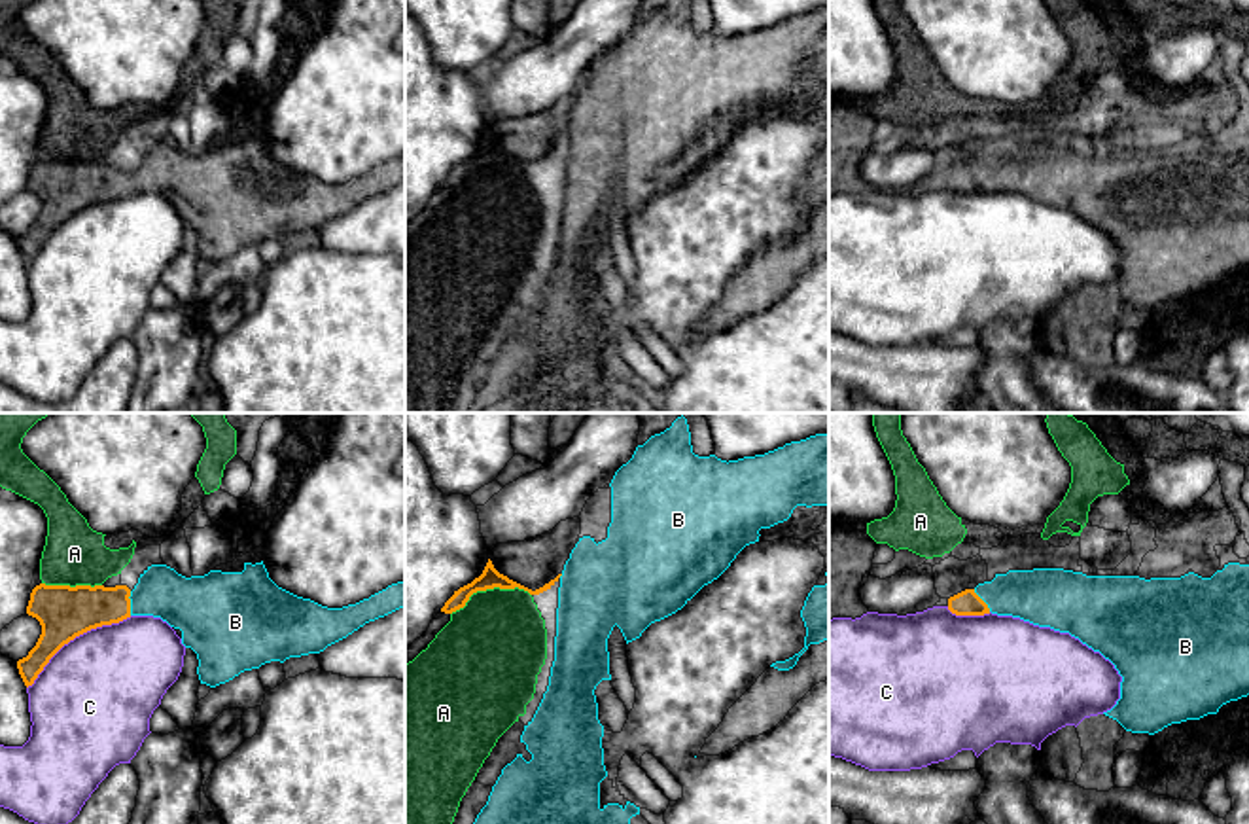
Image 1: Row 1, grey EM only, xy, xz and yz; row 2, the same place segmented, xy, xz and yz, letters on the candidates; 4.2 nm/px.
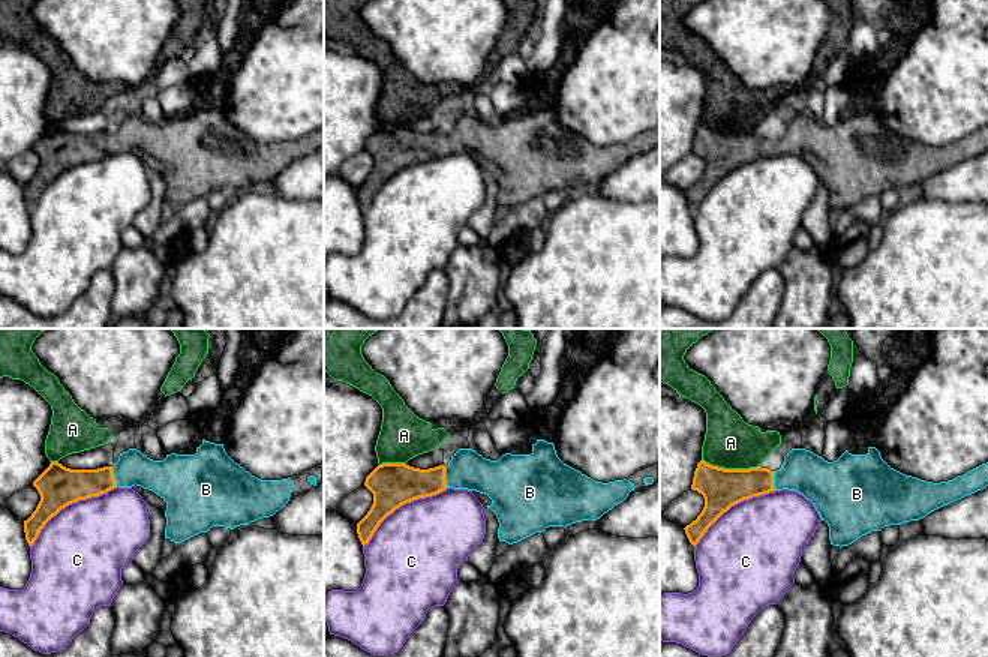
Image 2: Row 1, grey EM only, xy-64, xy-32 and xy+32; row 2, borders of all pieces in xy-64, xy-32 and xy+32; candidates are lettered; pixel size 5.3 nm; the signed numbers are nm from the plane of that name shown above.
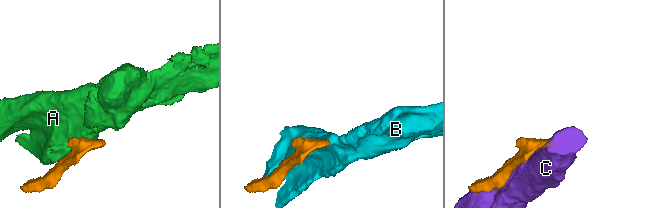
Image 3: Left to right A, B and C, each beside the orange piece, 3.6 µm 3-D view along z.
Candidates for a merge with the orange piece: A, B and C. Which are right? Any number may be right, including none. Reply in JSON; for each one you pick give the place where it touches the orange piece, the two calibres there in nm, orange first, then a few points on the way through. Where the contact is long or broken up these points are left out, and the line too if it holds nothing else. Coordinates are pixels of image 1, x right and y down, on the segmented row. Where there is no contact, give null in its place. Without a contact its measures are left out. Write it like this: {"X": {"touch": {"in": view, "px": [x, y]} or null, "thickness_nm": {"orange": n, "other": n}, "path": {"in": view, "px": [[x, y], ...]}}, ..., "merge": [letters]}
{"B": {"touch": {"in": "xy", "px": [129, 603]}, "thickness_nm": {"orange": 200, "other": 220}, "path": {"in": "xy", "px": [[72, 610], [129, 603], [184, 603]]}}, "merge": ["B"]}

